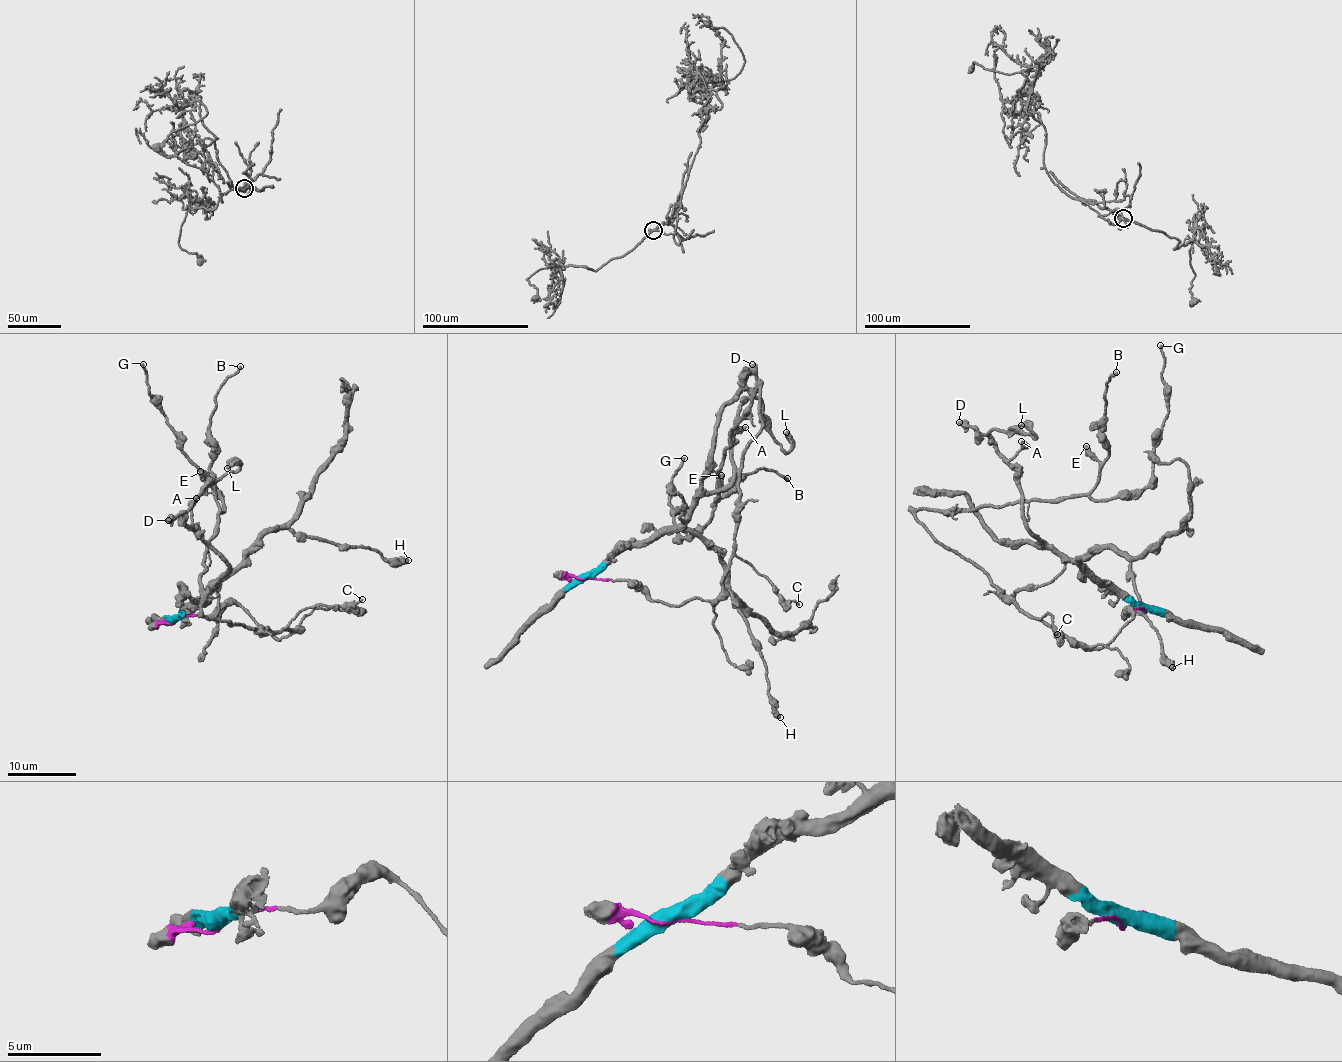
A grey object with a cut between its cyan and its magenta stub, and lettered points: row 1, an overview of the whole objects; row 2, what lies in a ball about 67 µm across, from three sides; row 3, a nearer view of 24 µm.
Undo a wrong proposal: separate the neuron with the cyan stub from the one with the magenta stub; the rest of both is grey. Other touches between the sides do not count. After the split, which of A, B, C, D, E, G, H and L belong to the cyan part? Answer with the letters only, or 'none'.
A, D, H, L

